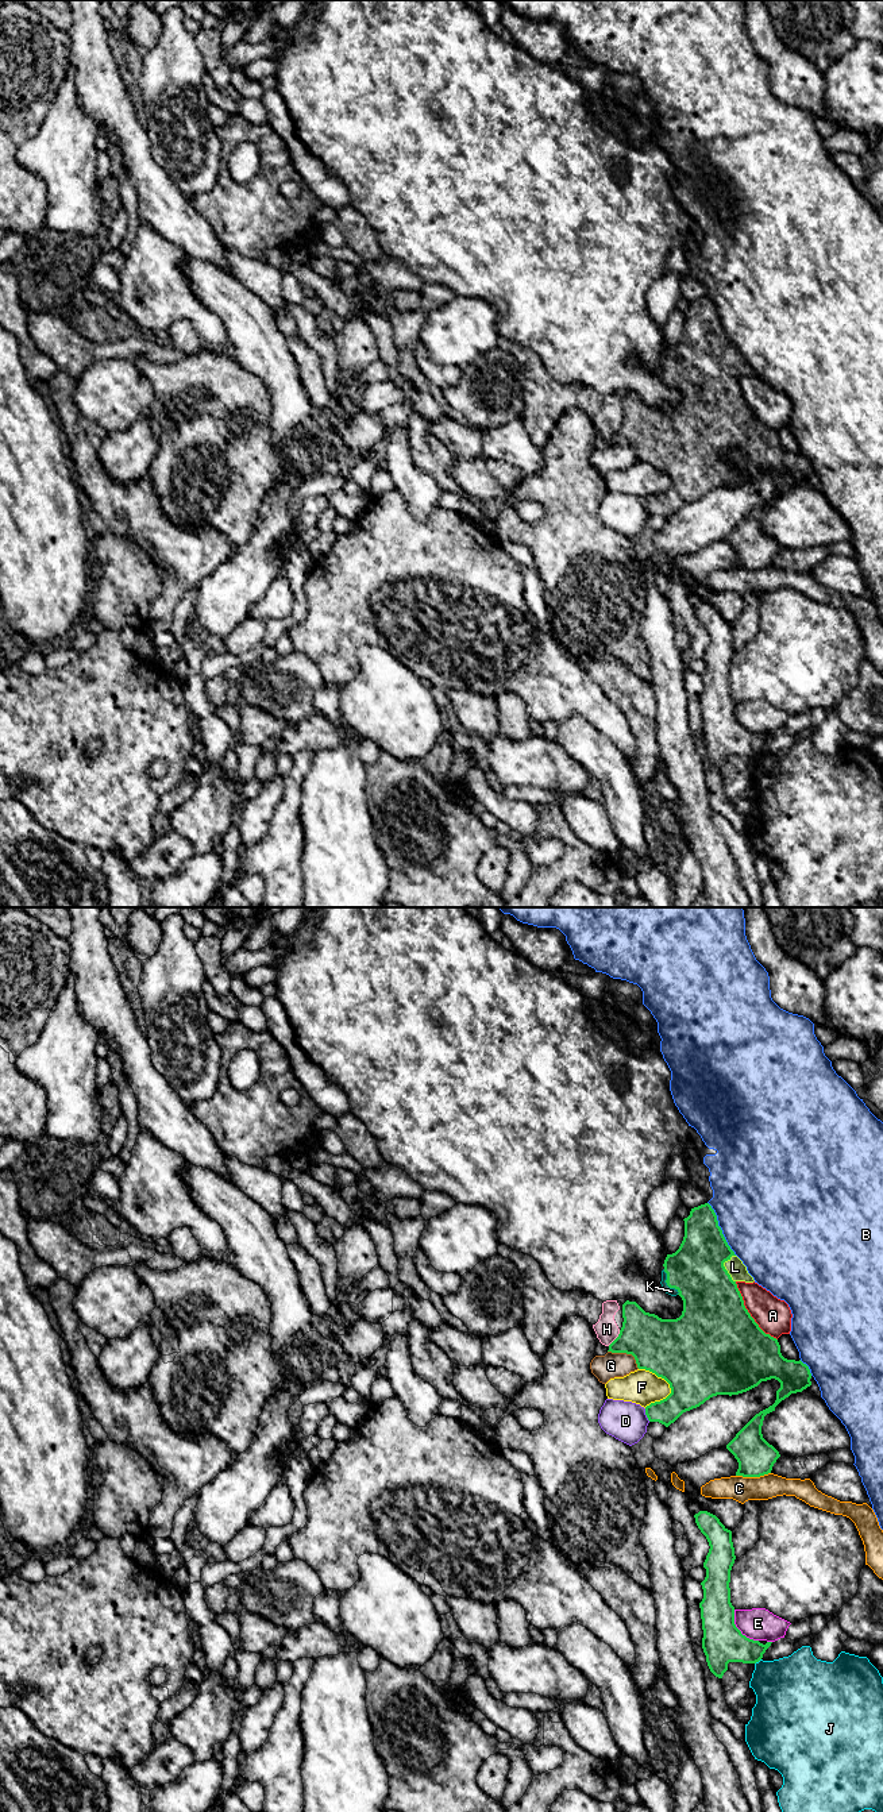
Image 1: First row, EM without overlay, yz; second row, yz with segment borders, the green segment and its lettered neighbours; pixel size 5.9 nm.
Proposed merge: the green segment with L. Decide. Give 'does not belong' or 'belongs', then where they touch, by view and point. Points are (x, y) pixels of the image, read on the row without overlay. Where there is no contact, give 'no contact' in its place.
belongs | yz (724, 361)

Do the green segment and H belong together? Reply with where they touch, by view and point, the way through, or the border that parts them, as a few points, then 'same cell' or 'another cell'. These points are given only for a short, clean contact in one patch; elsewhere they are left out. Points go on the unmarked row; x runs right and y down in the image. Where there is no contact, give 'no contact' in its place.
meets green in yz at (616, 431); border along yz (620, 423), (608, 438); another cell

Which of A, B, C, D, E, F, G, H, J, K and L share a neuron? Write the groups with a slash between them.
A / B / C / D / E / F / G / H / J / K L

